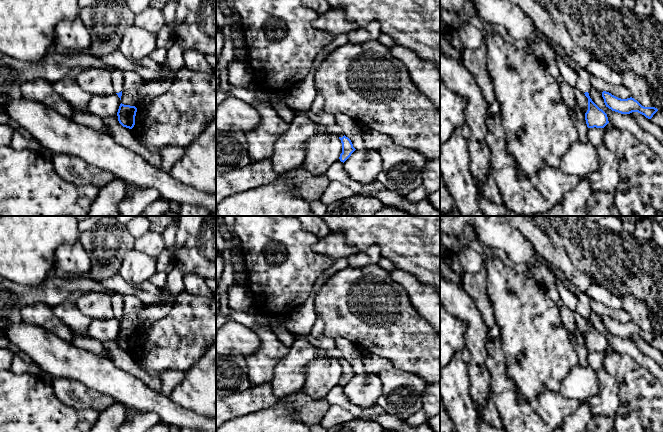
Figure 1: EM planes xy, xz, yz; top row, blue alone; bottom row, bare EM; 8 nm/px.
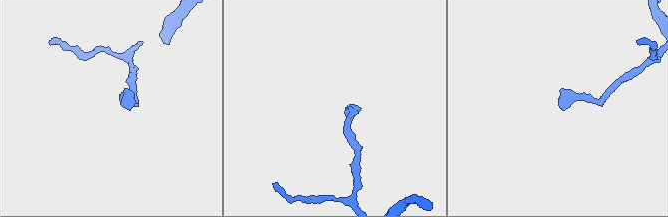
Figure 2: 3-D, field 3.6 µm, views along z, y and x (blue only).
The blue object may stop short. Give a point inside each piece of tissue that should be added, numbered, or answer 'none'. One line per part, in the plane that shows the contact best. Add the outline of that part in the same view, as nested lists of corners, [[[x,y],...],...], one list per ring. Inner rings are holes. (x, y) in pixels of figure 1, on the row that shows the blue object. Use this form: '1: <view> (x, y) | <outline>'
1: xy (117, 75) | [[[114,69],[112,71],[112,83],[114,86],[114,92],[119,93],[124,90],[123,87],[123,70]]]

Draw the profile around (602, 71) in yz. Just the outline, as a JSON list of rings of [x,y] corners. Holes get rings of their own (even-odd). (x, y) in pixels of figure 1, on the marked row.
[[[592,59],[585,69],[590,75],[593,75],[609,84],[623,84],[622,74],[595,59]]]

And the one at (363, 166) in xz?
[[[355,150],[344,162],[344,168],[352,180],[368,185],[377,181],[382,158],[378,151]]]

